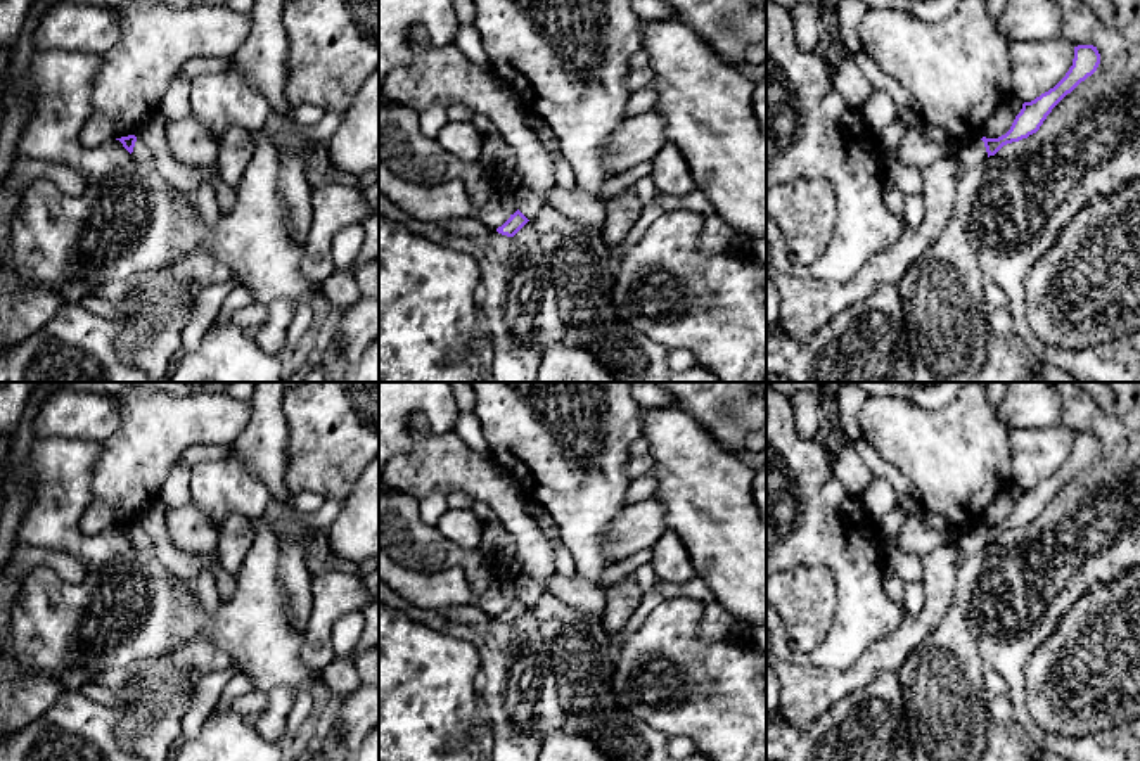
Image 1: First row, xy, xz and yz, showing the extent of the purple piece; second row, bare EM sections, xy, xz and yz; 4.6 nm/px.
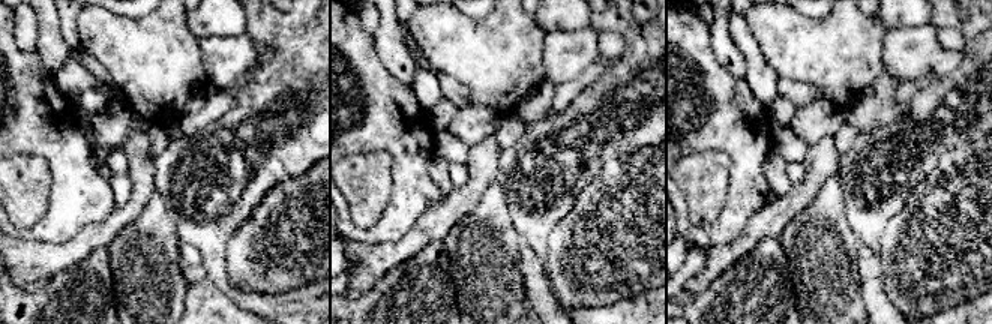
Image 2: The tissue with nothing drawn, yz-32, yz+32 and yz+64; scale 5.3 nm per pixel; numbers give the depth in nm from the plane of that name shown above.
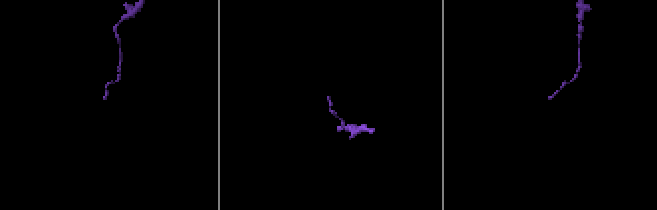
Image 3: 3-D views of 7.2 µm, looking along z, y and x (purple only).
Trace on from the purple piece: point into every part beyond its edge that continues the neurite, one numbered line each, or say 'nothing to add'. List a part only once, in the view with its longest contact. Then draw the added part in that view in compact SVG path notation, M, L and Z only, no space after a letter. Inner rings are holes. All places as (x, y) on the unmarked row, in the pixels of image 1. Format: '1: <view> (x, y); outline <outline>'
nothing to add

